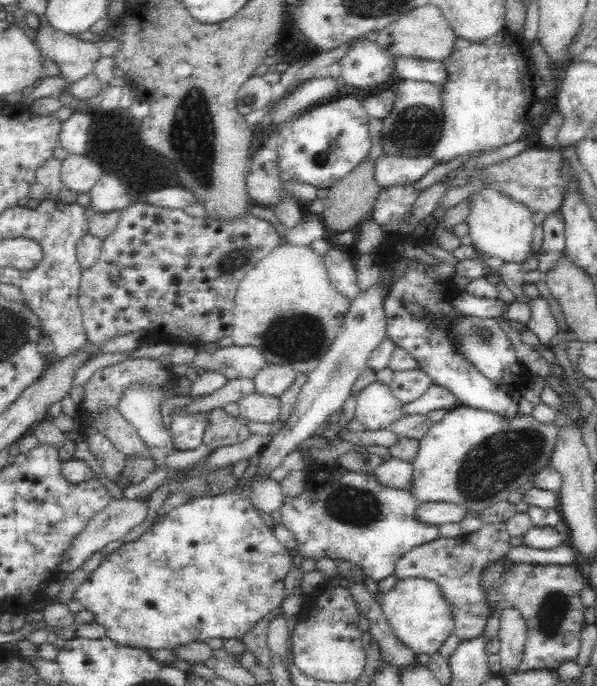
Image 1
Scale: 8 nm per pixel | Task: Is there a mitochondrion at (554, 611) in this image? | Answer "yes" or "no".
yes

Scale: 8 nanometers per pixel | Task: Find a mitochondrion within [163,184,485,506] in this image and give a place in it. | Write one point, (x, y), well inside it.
(300, 338)

